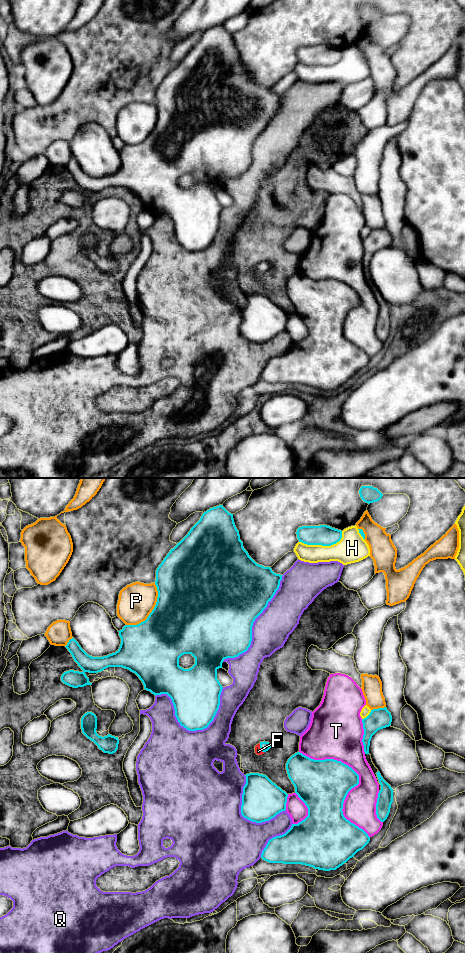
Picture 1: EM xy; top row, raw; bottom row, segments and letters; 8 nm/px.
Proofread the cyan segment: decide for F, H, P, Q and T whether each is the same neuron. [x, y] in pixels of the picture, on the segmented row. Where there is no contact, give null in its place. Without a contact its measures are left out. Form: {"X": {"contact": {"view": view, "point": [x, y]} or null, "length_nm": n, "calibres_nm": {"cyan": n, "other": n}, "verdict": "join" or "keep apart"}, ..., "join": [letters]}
{"F": {"contact": {"view": "xy", "point": [260, 747]}, "length_nm": 90, "calibres_nm": {"cyan": 80, "other": 50}, "verdict": "join"}, "H": {"contact": {"view": "xy", "point": [323, 545]}, "length_nm": 360, "calibres_nm": {"cyan": 170, "other": 220}, "verdict": "keep apart"}, "P": {"contact": {"view": "xy", "point": [152, 611]}, "length_nm": 420, "calibres_nm": {"cyan": 500, "other": 280}, "verdict": "keep apart"}, "Q": {"contact": {"view": "xy", "point": [192, 730]}, "length_nm": 550, "calibres_nm": {"cyan": 380, "other": 480}, "verdict": "keep apart"}, "T": {"contact": {"view": "xy", "point": [358, 780]}, "length_nm": 900, "calibres_nm": {"cyan": 380, "other": 260}, "verdict": "keep apart"}, "join": ["F"]}

